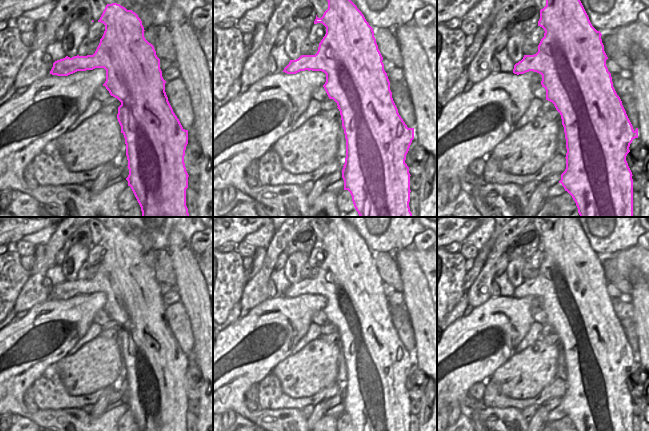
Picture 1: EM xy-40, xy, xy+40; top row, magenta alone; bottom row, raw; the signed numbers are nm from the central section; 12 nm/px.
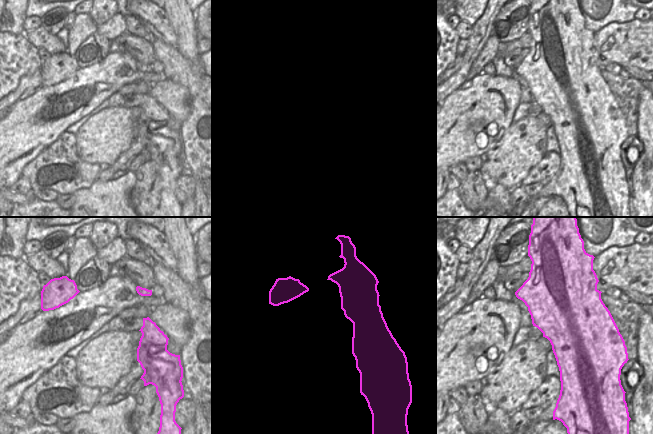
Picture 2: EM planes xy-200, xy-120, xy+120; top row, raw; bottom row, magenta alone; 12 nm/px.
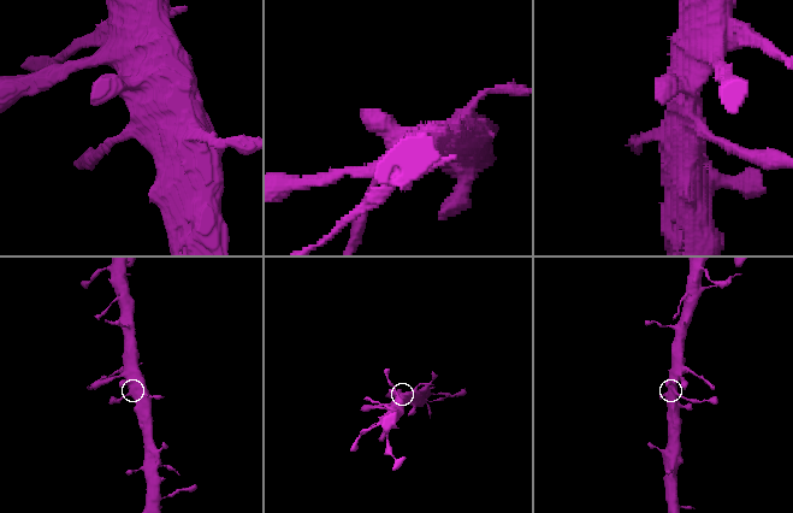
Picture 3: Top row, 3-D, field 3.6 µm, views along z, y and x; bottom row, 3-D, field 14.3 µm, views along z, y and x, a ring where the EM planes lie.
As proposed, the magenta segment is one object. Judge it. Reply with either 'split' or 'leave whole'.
leave whole

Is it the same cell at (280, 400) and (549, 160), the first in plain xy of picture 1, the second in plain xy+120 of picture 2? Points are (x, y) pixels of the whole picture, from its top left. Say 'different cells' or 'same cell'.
same cell

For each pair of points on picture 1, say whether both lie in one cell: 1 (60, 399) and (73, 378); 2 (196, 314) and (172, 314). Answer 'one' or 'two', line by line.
1: two
2: two

